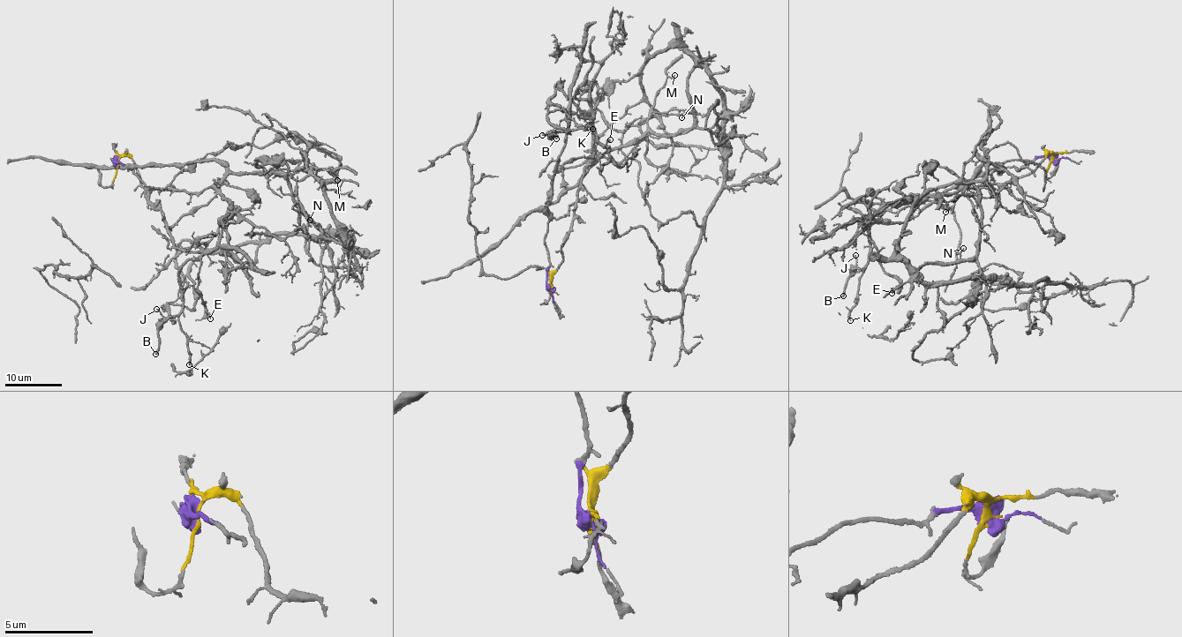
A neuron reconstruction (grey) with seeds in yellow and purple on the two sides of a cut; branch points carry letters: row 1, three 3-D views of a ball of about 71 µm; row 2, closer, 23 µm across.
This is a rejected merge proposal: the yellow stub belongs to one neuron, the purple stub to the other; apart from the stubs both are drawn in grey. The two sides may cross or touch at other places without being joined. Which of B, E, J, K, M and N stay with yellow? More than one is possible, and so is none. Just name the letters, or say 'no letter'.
M, N

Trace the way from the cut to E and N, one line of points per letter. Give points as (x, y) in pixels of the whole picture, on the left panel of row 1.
E: (117, 161), (144, 183), (149, 200), (163, 213), (173, 245), (201, 252), (198, 292), (210, 318)
N: (117, 161), (134, 161), (148, 189), (195, 195), (230, 174), (274, 170), (296, 207), (320, 227), (309, 219)

